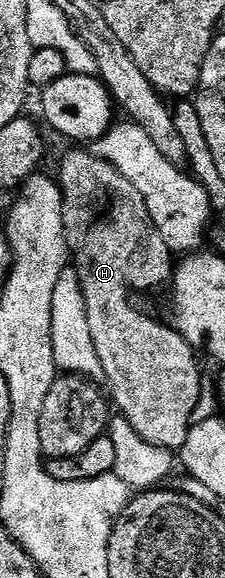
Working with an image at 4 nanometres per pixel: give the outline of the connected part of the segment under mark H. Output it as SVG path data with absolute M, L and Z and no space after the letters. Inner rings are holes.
M80 147L73 149L76 150L61 159L58 174L64 196L65 233L68 252L74 262L76 276L80 278L86 319L90 323L90 339L94 339L94 351L98 355L103 380L108 380L111 404L120 408L117 409L119 416L127 419L130 427L134 427L146 443L179 451L188 441L188 433L197 416L196 408L200 405L198 353L171 324L155 321L132 302L132 289L156 289L171 282L174 254L150 219L150 211L146 211L146 203L138 187L134 187L134 183L130 183L130 179L126 179L109 161L97 157L95 152L83 153Z

